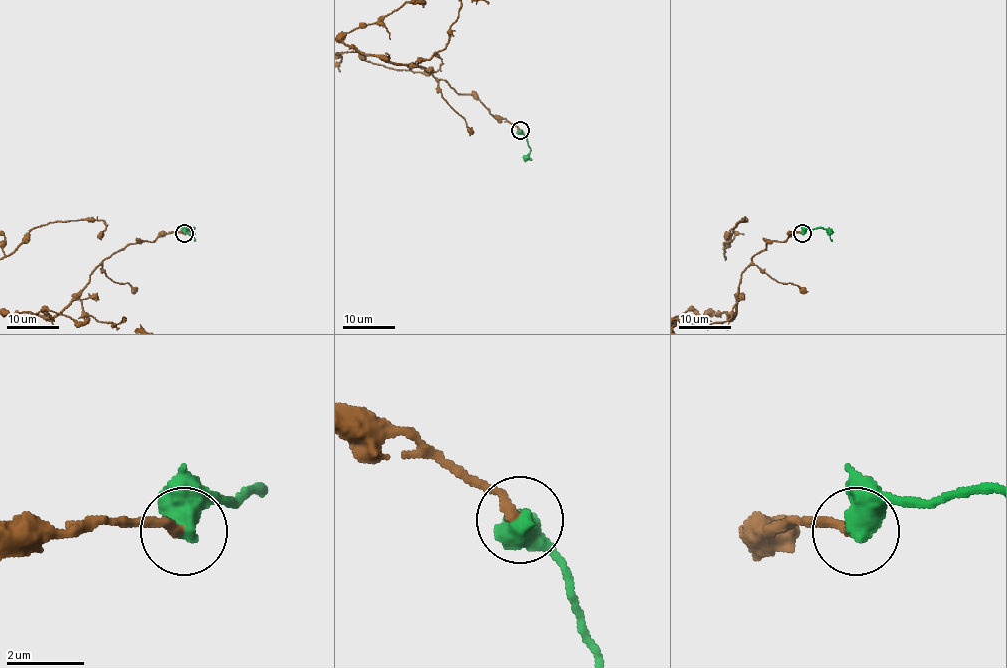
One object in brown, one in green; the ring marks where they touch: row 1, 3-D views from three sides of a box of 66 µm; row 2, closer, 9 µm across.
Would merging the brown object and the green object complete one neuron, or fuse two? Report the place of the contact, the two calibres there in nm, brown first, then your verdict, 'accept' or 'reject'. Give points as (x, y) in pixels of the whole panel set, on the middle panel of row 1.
place (520, 130); calibres 240 and 650 nm; accept

